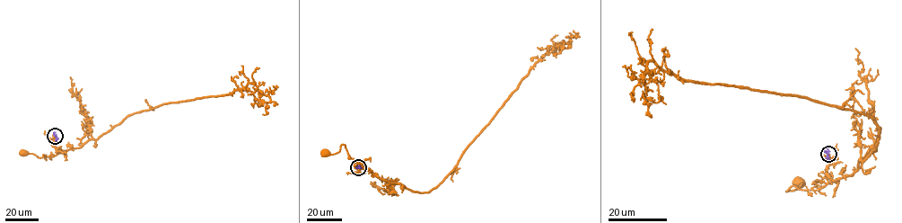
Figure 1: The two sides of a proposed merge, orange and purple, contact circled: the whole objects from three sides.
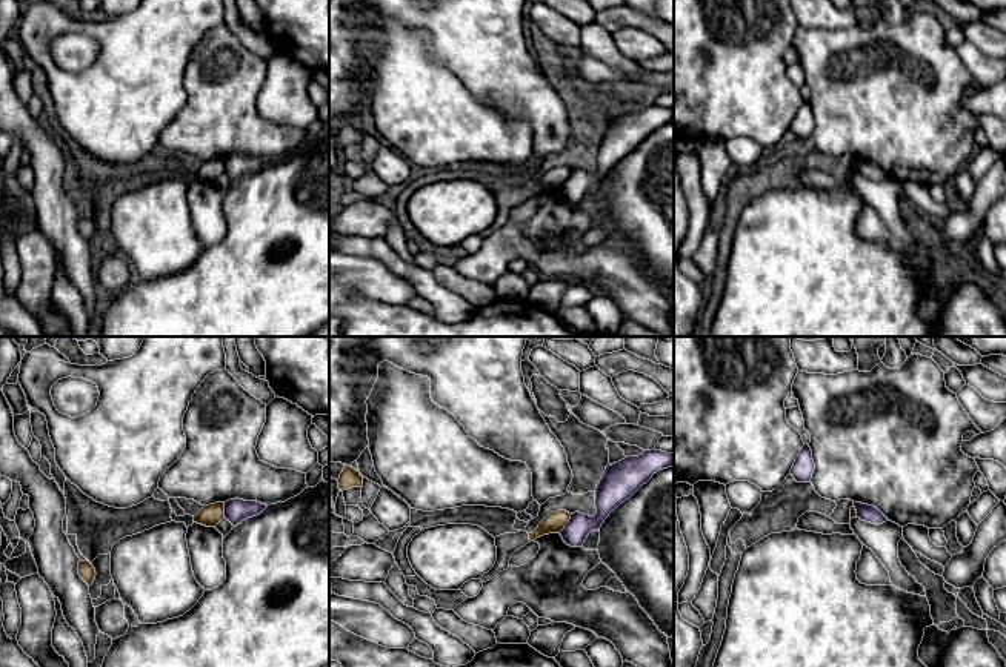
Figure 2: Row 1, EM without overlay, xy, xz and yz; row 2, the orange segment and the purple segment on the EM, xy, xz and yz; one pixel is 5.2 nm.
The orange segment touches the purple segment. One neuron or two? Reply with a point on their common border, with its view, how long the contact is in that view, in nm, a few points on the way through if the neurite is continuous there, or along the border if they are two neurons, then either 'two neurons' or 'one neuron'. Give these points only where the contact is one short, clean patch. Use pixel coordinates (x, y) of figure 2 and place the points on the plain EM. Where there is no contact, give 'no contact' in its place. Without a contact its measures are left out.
contact xz (568, 177); length 130 nm; border xz (572, 169), (559, 188); two neurons

